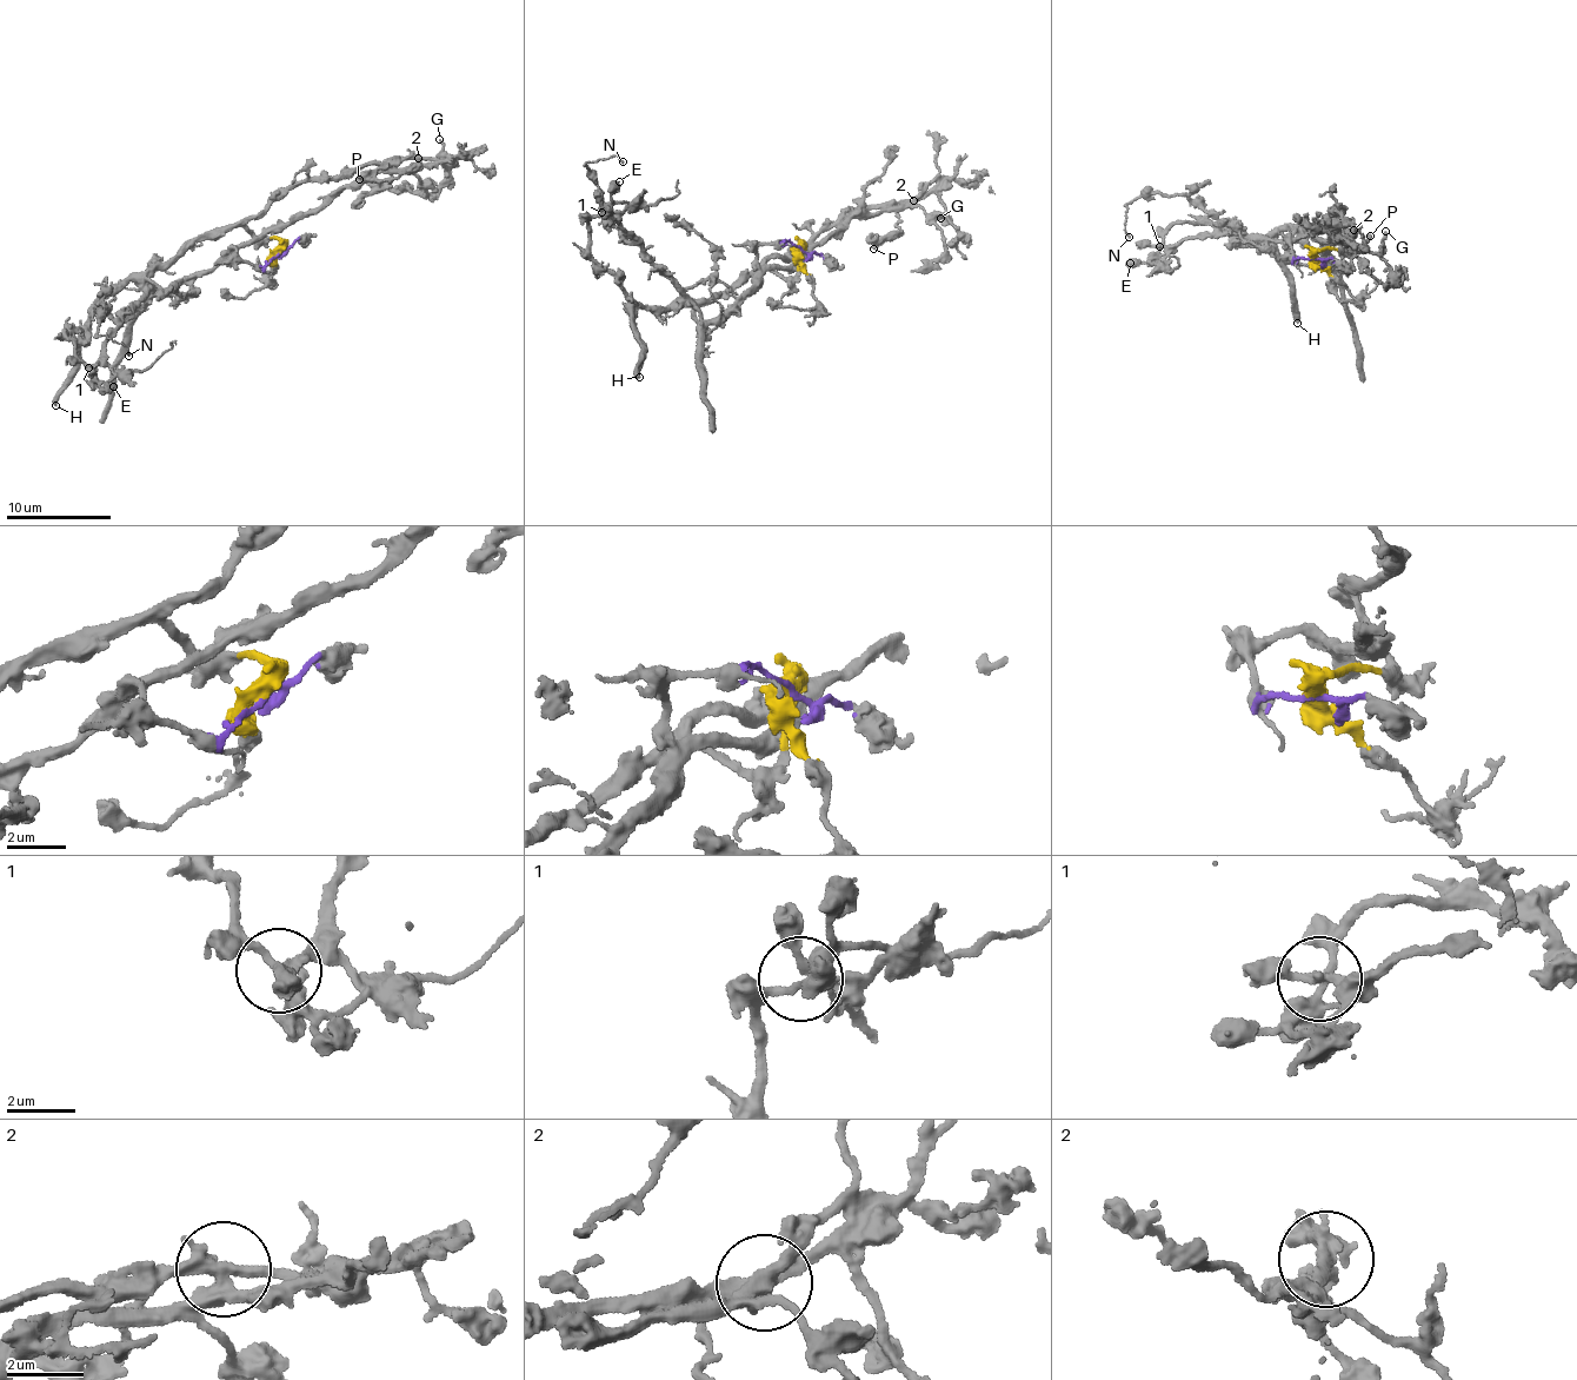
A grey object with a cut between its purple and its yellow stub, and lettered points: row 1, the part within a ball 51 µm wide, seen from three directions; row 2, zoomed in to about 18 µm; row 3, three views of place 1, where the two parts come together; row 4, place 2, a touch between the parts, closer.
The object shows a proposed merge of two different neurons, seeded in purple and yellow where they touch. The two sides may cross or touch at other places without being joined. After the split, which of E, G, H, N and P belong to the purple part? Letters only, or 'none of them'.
N

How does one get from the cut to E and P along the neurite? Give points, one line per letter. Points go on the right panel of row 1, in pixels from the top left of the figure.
E: (1313, 257), (1339, 250), (1326, 217), (1265, 245), (1206, 223), (1172, 225), (1130, 264)
P: (1313, 257), (1339, 250), (1325, 220), (1338, 217), (1338, 207), (1368, 246), (1371, 234)

